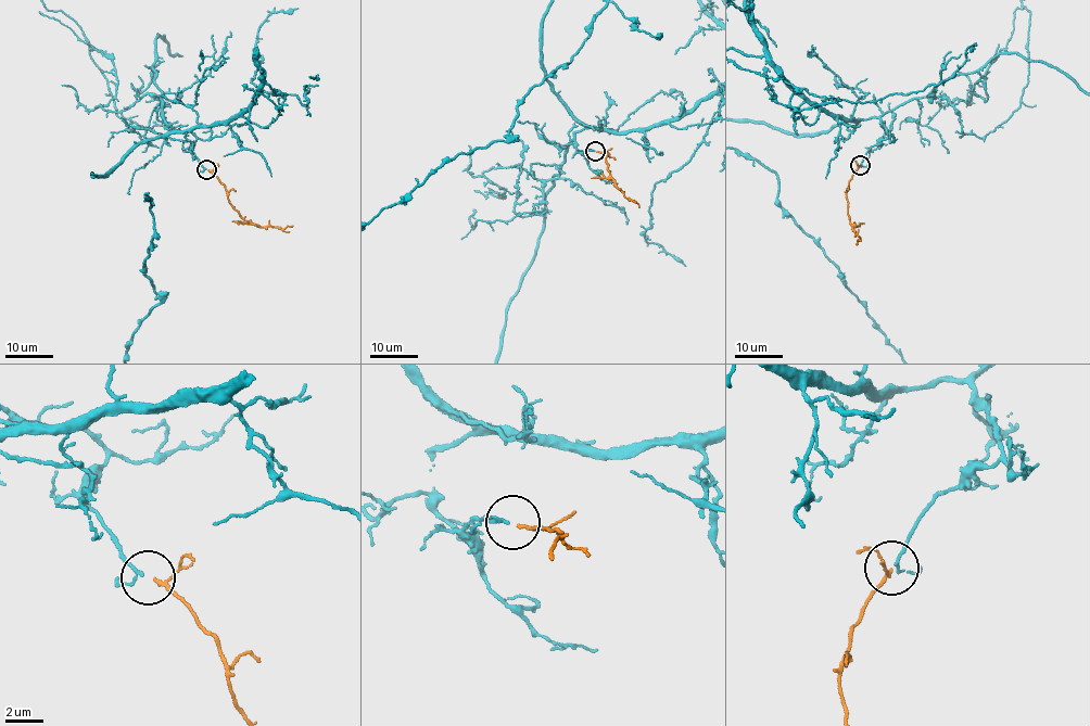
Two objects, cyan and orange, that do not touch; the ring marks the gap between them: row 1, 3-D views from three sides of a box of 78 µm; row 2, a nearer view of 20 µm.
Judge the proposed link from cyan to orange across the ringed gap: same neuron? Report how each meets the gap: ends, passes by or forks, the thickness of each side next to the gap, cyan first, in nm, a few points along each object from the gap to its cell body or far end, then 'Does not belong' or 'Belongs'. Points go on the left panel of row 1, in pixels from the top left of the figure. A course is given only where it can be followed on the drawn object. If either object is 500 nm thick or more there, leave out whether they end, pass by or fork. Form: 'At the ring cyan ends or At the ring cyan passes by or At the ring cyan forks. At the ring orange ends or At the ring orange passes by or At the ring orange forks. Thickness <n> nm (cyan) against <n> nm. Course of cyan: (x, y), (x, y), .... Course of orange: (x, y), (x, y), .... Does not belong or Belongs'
At the ring cyan passes by. At the ring orange passes by. Thickness 130 nm (cyan) against 130 nm. Course of orange: (207, 169), (224, 186), (228, 203), (240, 216), (262, 227), (284, 229), (293, 226). Belongs

